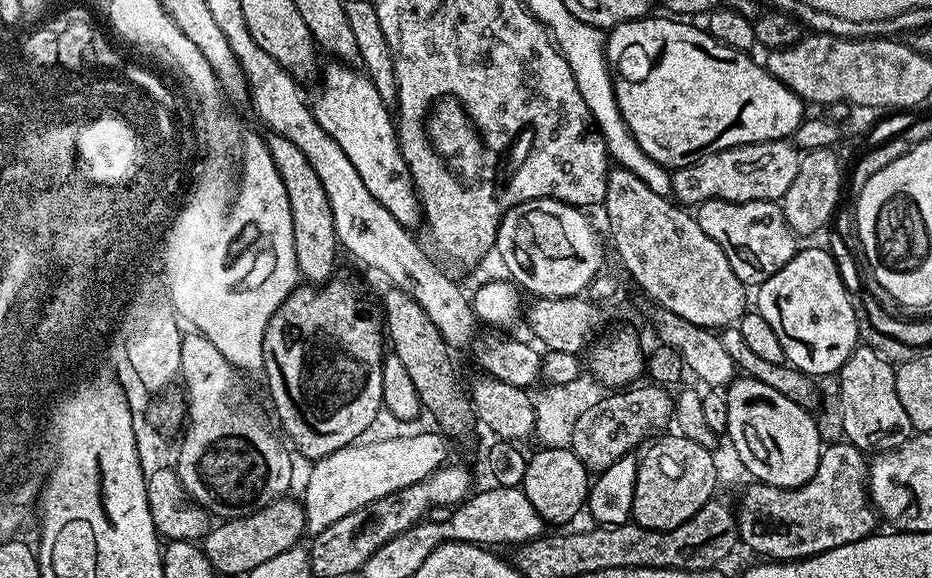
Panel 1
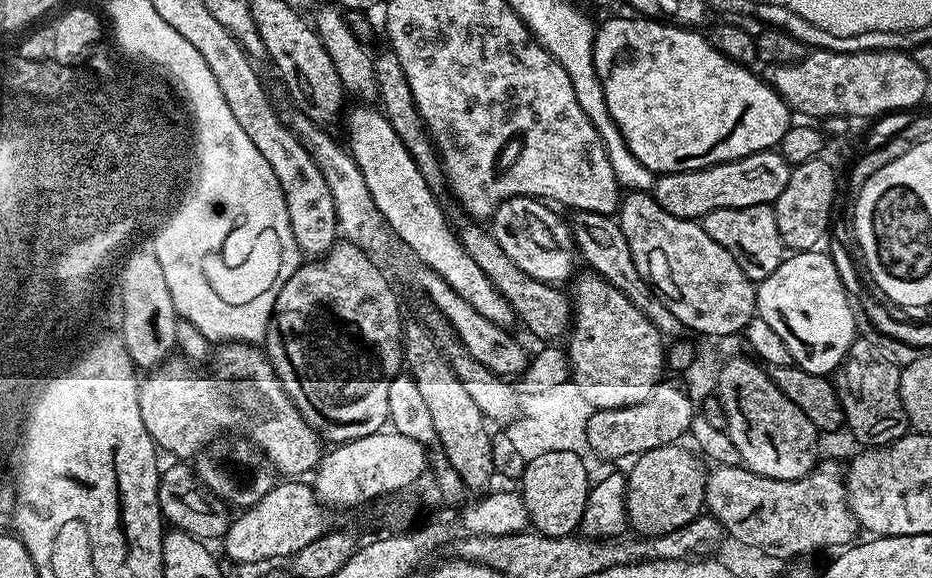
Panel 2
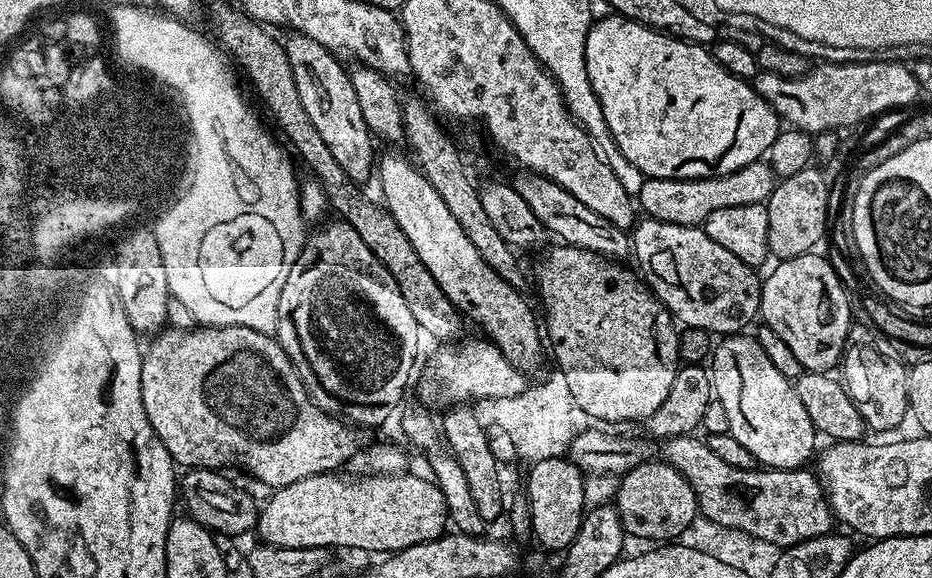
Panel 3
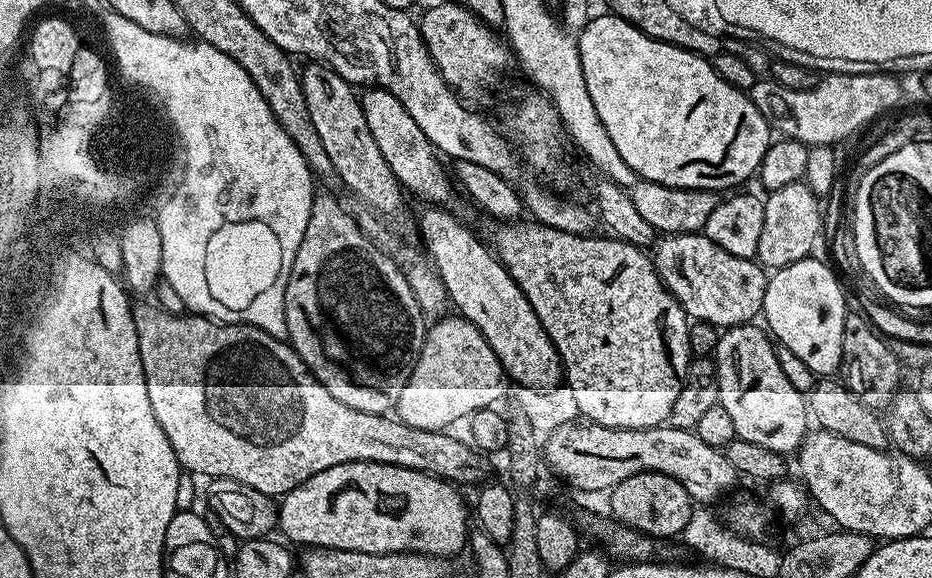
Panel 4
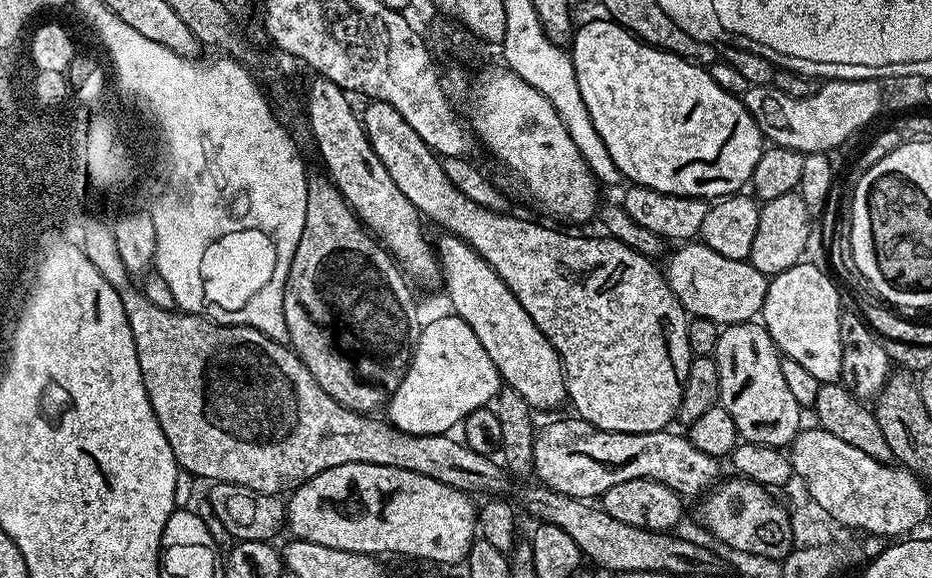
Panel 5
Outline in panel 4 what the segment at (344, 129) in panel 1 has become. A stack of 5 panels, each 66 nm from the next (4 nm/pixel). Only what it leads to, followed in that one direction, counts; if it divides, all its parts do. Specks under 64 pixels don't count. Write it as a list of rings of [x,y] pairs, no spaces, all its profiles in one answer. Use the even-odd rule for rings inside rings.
[[[428,206],[425,209],[420,216],[420,236],[424,239],[429,254],[432,255],[430,263],[448,292],[448,300],[456,303],[455,311],[465,320],[469,320],[484,335],[490,350],[494,350],[500,365],[511,379],[513,376],[518,383],[525,384],[524,388],[528,390],[544,386],[542,384],[546,383],[555,372],[557,375],[557,352],[546,330],[538,322],[530,302],[526,302],[522,290],[514,282],[514,278],[510,278],[503,264],[486,247],[485,241],[475,240],[468,229],[463,228],[454,217],[444,212],[446,210],[438,206]]]

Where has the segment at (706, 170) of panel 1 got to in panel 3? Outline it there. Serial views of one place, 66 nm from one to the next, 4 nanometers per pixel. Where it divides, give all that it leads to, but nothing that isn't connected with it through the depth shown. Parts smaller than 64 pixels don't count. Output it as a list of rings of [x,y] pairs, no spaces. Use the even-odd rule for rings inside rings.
[[[763,159],[750,162],[729,176],[715,176],[709,180],[667,180],[649,176],[642,182],[642,190],[638,193],[638,208],[645,217],[653,220],[694,228],[703,225],[704,220],[714,214],[714,210],[764,204],[777,183],[778,177]]]

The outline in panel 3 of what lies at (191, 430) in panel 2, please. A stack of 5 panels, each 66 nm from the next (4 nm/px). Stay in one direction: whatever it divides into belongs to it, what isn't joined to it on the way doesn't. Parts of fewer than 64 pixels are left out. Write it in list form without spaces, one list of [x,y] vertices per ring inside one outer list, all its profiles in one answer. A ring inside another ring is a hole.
[[[197,326],[186,332],[165,327],[151,337],[152,345],[142,352],[142,402],[150,426],[181,469],[224,470],[227,464],[238,464],[275,490],[302,478],[331,473],[362,448],[355,427],[320,412],[285,350],[274,339],[269,333],[244,326]]]

